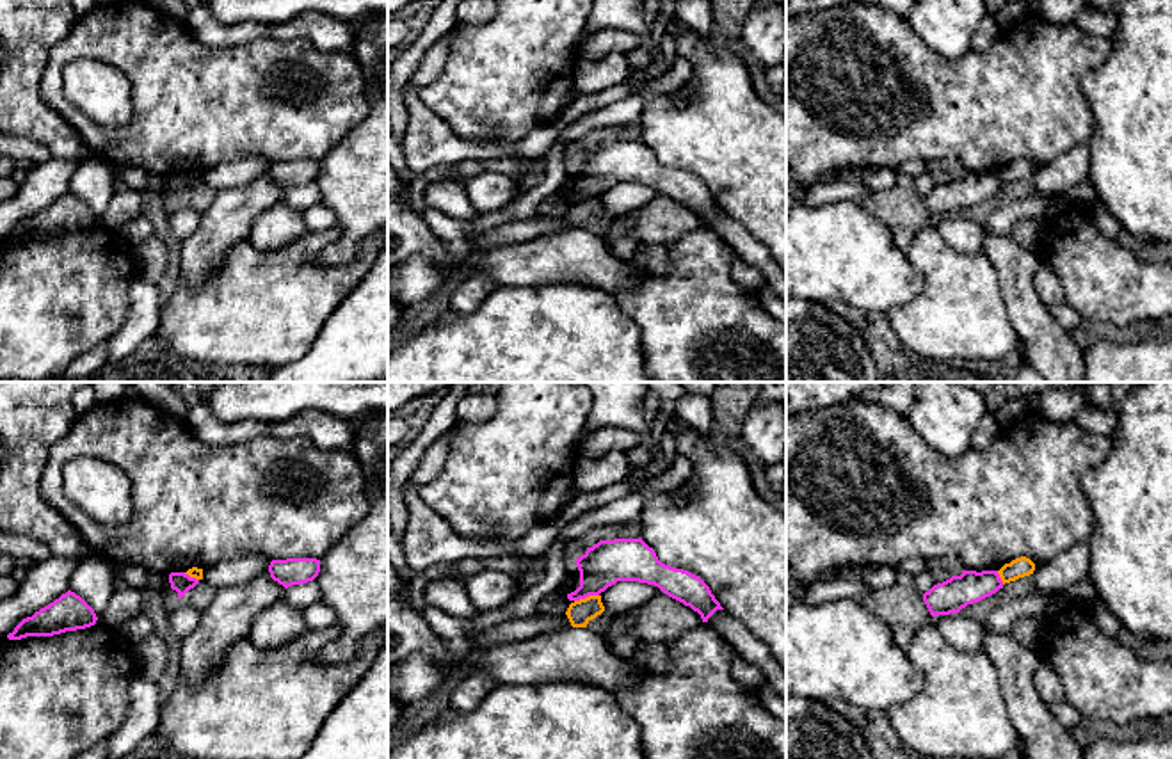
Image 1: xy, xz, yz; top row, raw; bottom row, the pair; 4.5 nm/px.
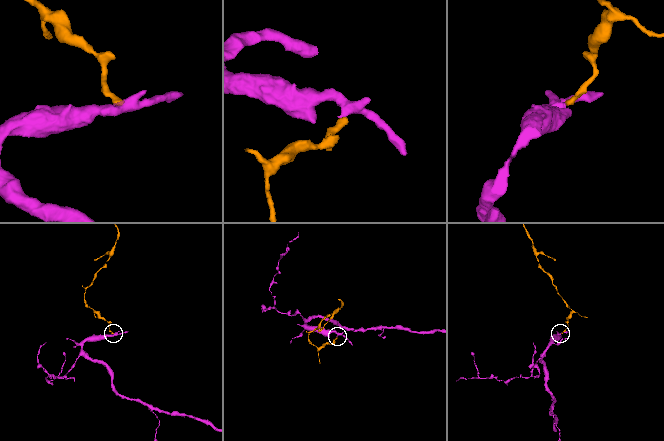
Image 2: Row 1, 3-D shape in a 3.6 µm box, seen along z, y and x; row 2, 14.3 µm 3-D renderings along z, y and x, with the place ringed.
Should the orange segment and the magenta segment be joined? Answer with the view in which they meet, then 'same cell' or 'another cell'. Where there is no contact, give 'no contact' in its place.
xz | another cell

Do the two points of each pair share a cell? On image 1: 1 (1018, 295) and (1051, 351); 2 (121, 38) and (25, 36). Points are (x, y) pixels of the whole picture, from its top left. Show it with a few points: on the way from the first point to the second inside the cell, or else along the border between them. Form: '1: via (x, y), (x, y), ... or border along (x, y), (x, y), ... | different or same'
1: via (1027, 310), (1043, 336) | same
2: border along (77, 18), (70, 32), (50, 52), (43, 71) | different

